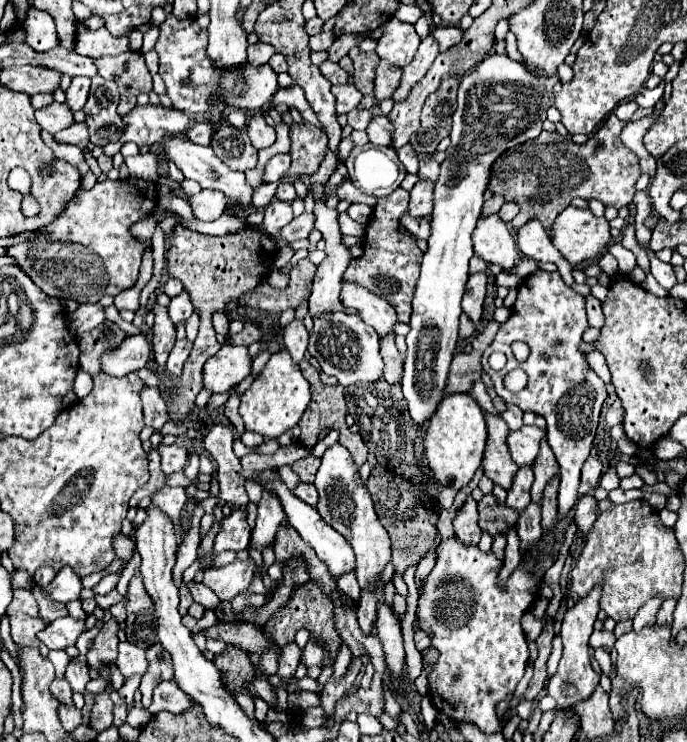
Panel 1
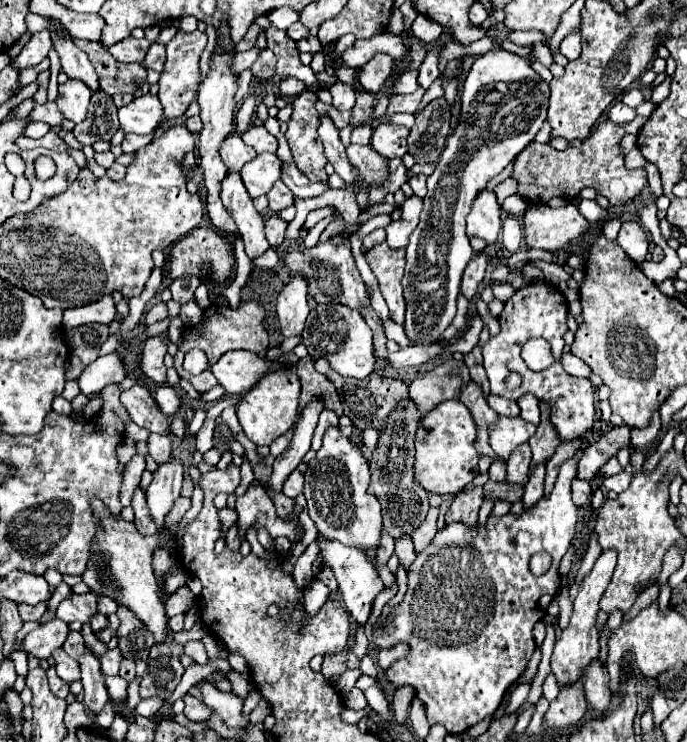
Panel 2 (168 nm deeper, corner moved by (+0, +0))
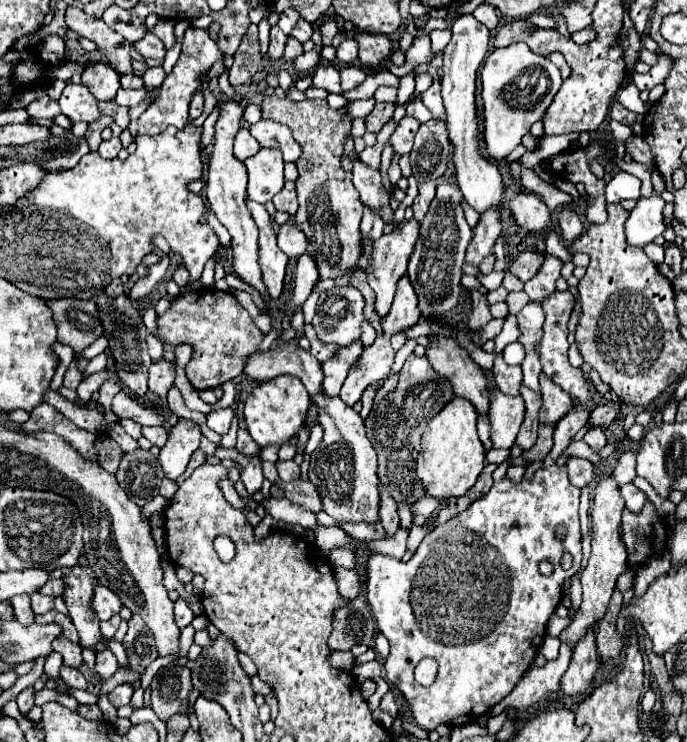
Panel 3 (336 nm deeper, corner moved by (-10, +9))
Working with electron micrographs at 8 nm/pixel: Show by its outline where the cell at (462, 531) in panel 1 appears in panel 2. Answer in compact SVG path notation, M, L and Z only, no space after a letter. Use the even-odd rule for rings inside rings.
M481 485L455 495L455 499L445 515L445 521L447 523L461 521L467 525L477 525L477 513L479 513L481 501L483 501L483 487Z

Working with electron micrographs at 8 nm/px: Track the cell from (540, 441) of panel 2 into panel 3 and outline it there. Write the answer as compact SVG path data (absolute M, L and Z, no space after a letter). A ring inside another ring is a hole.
M541 374L539 382L541 382L541 394L543 394L541 396L543 406L539 410L539 420L541 420L541 424L555 426L567 412L571 412L575 408L575 404L569 398L569 394L563 392L563 388L553 384L551 380L547 380L547 376Z

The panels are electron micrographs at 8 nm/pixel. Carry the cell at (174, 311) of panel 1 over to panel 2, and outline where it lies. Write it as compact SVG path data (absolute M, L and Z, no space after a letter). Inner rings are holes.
M185 275L185 277L175 279L175 281L169 285L169 291L171 291L171 295L173 295L175 301L179 301L181 305L185 305L187 301L193 299L193 293L195 293L197 285L199 285L199 279L197 279L197 277Z

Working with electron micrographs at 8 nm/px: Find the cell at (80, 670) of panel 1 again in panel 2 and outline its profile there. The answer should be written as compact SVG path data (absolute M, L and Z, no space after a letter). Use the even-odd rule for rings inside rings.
M55 649L51 653L51 657L55 659L55 671L63 681L67 681L67 683L79 681L81 673L79 673L79 663L75 659L71 659L63 649Z

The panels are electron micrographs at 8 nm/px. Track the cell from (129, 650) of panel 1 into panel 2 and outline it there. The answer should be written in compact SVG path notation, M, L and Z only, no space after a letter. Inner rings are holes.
M111 649L107 651L105 655L99 657L99 663L101 663L101 675L117 675L119 671L119 661L121 661L121 651L119 649Z

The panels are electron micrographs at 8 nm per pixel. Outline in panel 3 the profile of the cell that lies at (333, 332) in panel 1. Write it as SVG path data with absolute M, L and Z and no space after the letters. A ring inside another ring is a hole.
M339 286L323 292L317 302L313 328L321 342L349 346L361 340L365 300L353 286Z

